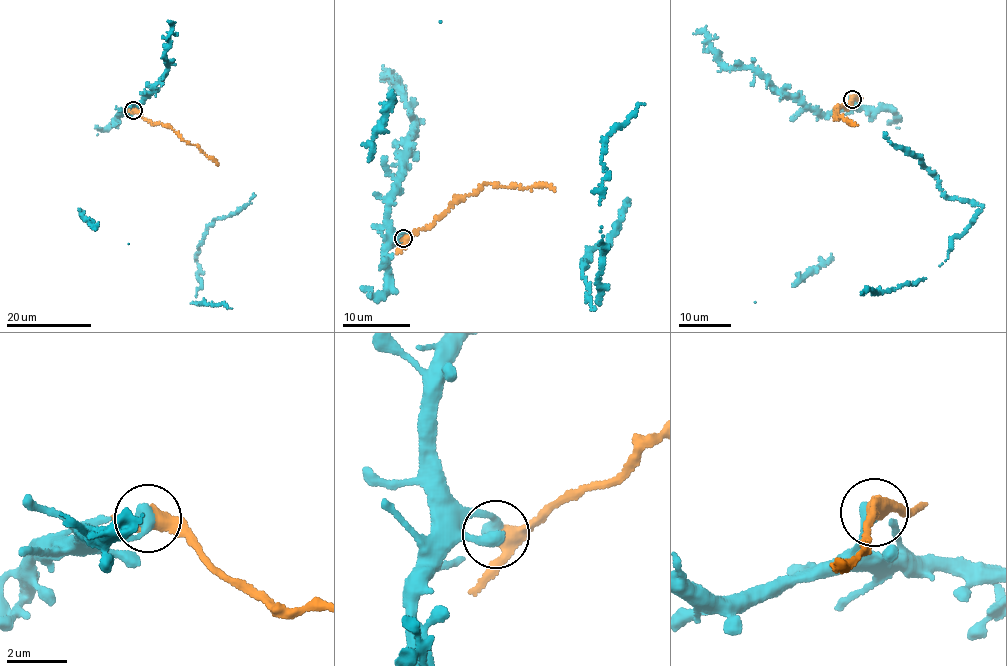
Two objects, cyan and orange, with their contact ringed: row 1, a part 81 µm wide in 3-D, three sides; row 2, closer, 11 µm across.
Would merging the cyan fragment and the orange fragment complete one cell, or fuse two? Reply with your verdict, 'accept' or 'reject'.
reject

